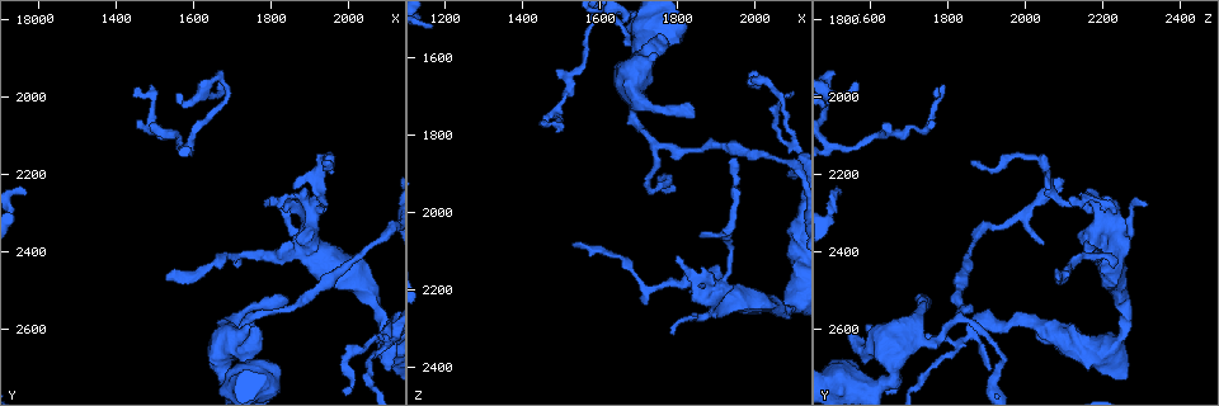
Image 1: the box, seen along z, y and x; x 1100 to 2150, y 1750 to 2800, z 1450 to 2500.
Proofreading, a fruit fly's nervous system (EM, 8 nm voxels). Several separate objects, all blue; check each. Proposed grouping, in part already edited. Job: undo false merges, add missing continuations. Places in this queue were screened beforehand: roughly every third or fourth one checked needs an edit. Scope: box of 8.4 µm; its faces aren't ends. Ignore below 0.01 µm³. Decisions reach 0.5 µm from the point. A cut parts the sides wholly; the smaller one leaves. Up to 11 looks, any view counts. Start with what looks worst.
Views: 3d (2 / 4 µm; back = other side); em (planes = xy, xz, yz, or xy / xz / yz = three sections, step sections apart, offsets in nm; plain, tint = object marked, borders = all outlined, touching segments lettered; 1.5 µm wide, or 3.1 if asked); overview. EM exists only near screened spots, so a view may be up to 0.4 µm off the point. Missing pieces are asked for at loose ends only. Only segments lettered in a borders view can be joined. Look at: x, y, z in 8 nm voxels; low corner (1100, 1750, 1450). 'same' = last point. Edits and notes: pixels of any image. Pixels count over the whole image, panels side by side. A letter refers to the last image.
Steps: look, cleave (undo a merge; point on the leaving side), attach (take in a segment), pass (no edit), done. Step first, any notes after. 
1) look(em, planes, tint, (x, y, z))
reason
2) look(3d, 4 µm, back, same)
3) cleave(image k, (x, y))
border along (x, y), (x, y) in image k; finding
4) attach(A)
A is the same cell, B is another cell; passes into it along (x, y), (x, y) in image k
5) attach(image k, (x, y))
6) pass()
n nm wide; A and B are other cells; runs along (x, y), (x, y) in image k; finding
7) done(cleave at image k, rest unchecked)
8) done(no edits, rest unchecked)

look(em, planes, borders, (1535, 2470, 2090))
end of a long branch

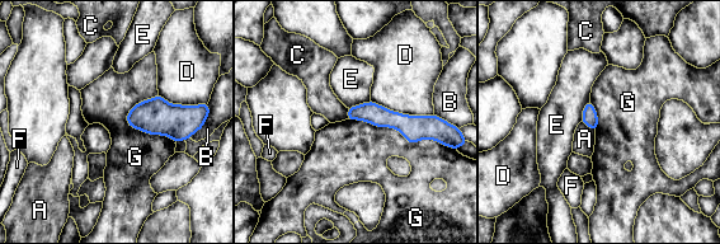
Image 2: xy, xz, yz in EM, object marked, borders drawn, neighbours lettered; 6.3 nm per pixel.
pass()
100 nm wide; G touches over 600 nm; A, B, C, D, E, F and G are other cells; no lettered segment goes on from it

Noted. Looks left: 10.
look(3d, 4 µm, (1440, 1995, 1770))
tapers out

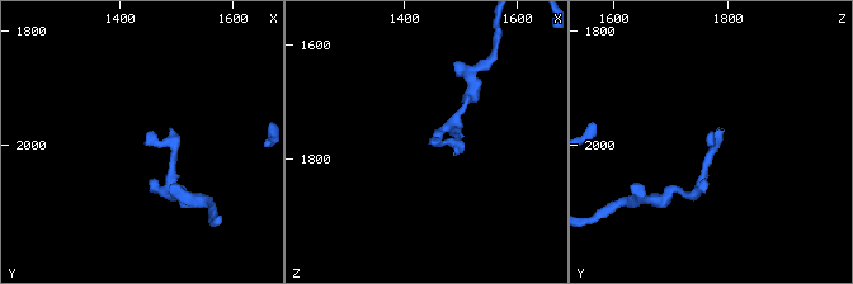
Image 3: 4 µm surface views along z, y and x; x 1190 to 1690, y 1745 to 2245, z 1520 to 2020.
look(em, planes, borders, (1445, 1995, 1765))
shape alone is not enough

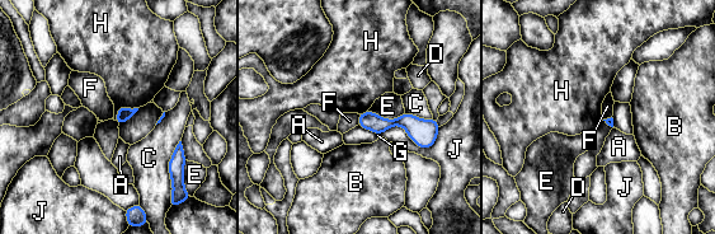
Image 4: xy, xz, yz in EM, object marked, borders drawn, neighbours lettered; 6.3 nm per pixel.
pass()
A, B, C, D, E, F, G, H and J are other cells; border along (360, 115), (357, 123) in image 4; no lettered segment goes on from it

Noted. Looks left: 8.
look(3d, 2 µm, (2085, 2575, 2270))
a narrow waist

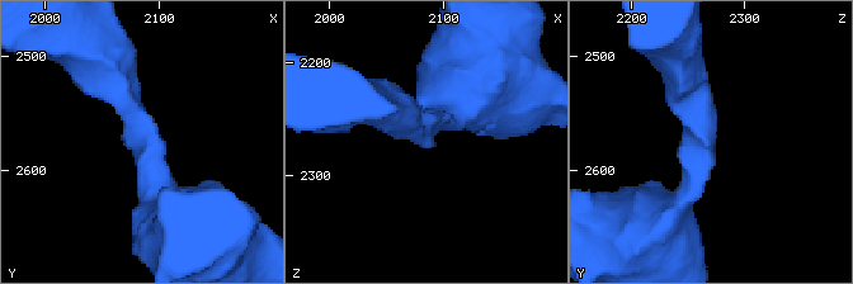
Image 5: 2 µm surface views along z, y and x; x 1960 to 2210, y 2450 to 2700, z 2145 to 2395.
look(em, planes, borders, (2086, 2582, 2262))
arms of 320, 650 nm

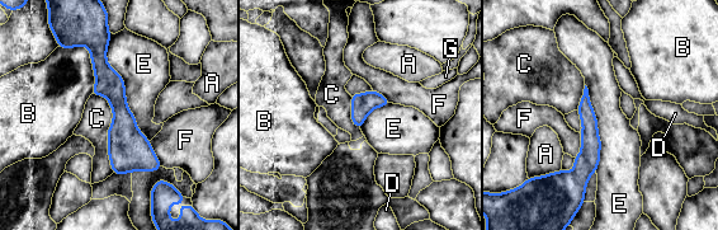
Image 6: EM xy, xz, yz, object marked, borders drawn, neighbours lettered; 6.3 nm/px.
pass()
A, B, C, D, E, F and G are other cells; runs along (105, 40), (100, 67), (123, 137), (151, 168) in image 6; continuous, no second neuron

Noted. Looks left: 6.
look(em, planes, borders, (1795, 2260, 2105))
tapers out

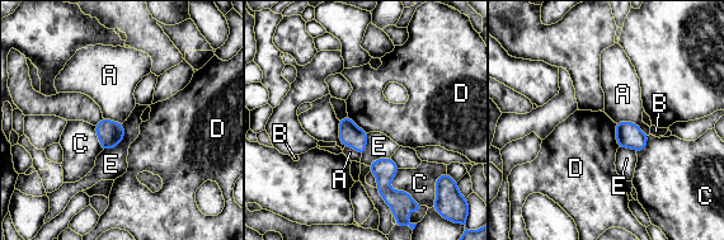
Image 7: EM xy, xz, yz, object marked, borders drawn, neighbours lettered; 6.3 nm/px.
pass()
A, B, C, D and E are other cells; none of them fits

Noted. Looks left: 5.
done(no edits, rest unchecked)

